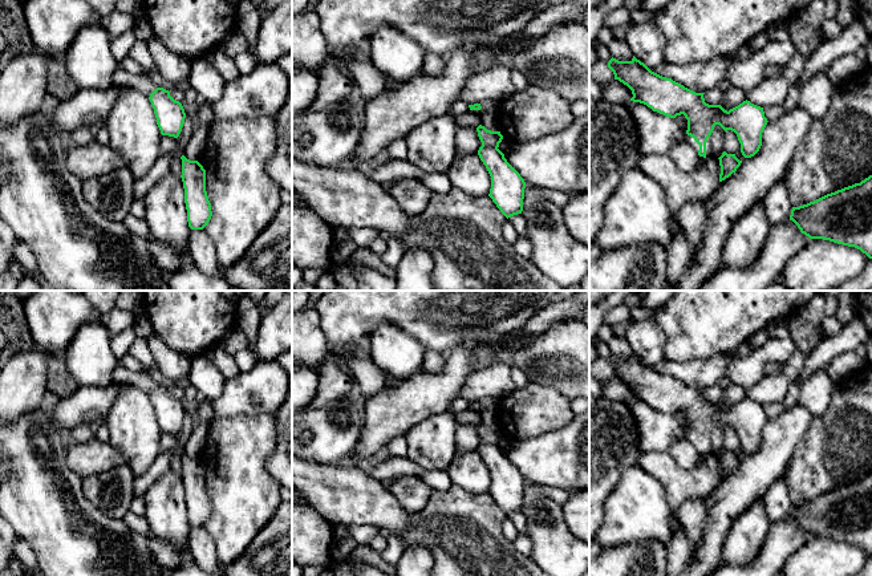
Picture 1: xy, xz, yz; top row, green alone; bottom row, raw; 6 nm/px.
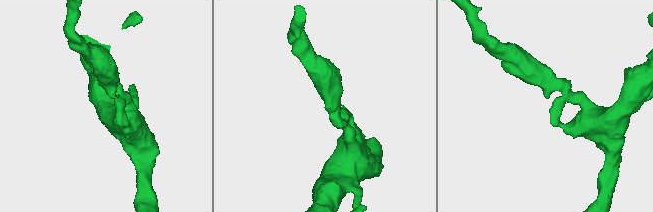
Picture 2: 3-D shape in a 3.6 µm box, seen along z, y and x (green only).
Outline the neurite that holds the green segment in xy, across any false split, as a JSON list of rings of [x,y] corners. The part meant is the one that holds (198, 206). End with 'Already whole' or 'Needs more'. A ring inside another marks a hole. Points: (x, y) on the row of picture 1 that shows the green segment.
[[[184,155],[181,159],[188,227],[203,230],[212,216],[206,191],[206,170],[198,161],[190,161]]]. Already whole

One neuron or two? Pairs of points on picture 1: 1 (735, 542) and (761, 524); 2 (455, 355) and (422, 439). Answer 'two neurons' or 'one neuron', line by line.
1: one neuron
2: two neurons

